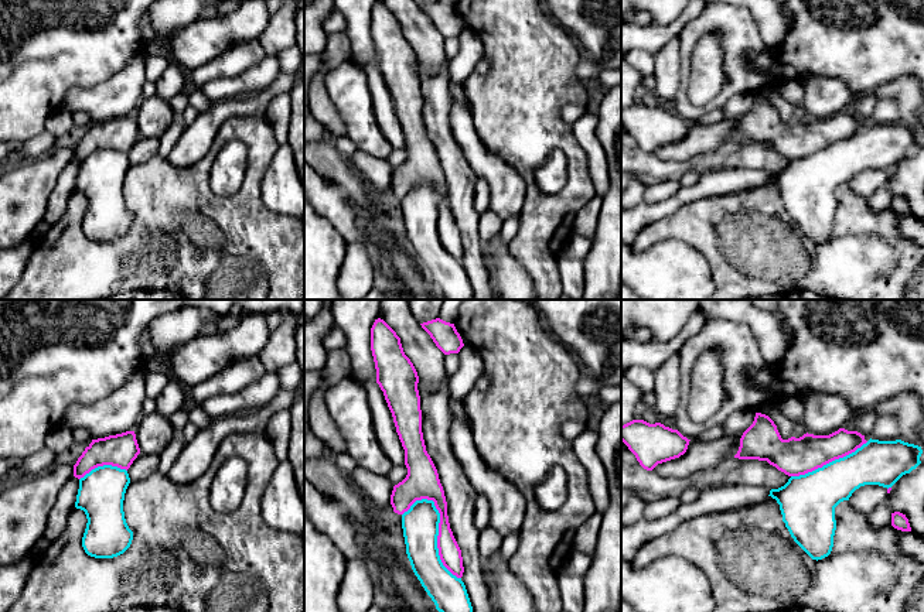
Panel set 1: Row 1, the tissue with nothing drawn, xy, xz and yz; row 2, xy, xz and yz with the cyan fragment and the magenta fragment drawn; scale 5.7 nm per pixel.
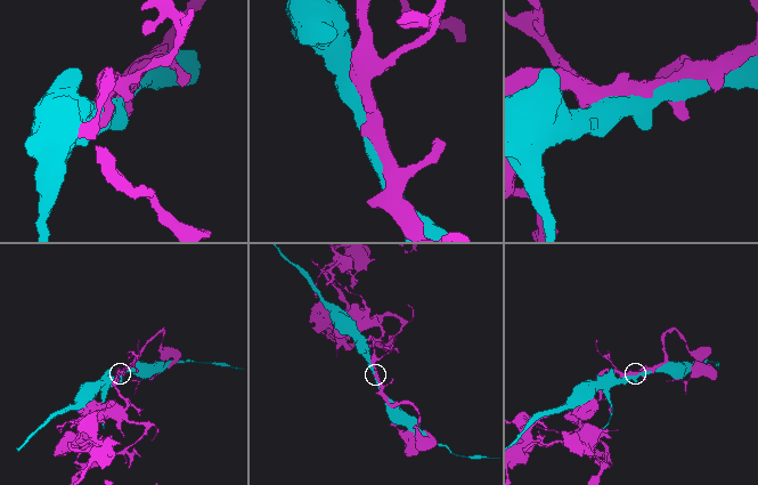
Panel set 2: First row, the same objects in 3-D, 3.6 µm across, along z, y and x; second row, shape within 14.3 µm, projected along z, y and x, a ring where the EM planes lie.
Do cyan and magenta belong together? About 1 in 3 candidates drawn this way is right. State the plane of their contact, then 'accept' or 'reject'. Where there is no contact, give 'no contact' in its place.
xz | reject

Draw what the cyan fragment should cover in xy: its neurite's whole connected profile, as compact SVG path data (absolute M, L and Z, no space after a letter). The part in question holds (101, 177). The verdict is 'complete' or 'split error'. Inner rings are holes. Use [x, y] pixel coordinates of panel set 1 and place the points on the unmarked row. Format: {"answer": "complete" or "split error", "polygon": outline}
{"answer": "complete", "polygon": "M103 148L79 163L75 191L85 195L88 206L82 220L85 236L95 242L113 242L132 228L123 184L130 161L126 153Z"}

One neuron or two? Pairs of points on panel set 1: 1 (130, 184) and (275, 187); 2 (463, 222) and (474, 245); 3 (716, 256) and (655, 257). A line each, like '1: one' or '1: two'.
1: two
2: one
3: two

